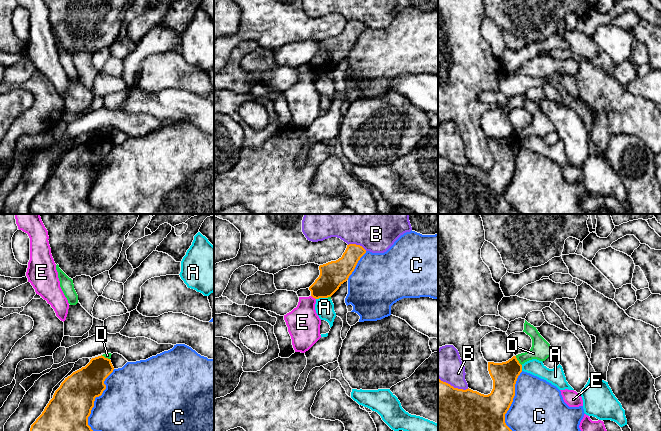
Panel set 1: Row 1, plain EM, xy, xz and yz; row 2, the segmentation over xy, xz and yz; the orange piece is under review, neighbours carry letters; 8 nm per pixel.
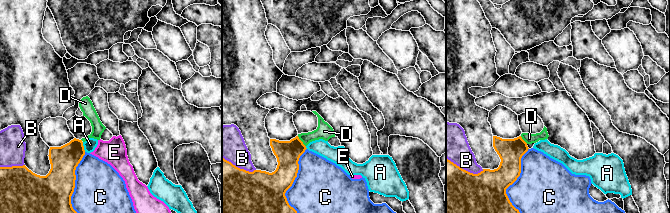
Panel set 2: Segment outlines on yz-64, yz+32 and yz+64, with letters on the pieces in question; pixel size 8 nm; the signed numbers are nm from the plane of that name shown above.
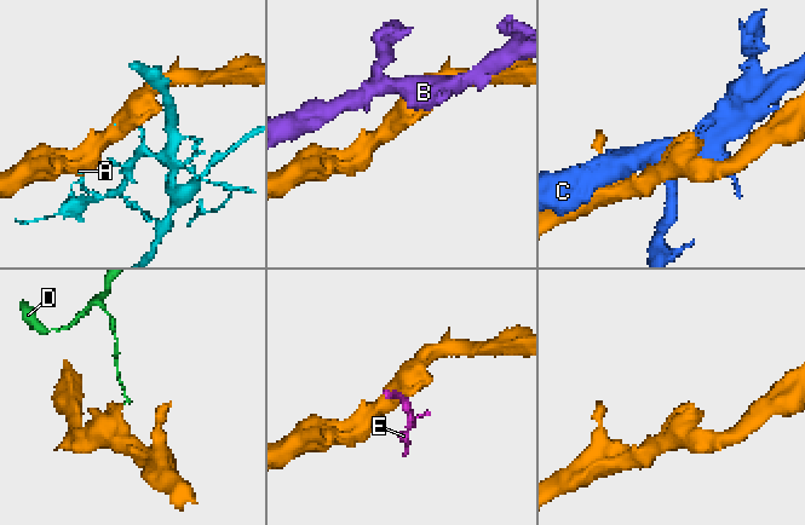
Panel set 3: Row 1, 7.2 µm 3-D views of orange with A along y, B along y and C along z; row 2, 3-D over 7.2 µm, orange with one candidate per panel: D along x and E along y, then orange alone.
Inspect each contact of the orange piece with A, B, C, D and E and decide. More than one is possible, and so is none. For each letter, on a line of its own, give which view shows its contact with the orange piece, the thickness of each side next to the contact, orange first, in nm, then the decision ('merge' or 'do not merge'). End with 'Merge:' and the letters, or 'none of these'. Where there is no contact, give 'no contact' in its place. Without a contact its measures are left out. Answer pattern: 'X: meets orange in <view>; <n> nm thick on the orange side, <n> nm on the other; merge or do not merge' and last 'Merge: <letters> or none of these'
A: meets orange in xz; 200 nm thick on the orange side, 150 nm on the other; do not merge
B: meets orange in xz; 170 nm thick on the orange side, 240 nm on the other; do not merge
C: meets orange in xy; 360 nm thick on the orange side, 460 nm on the other; do not merge
D: meets orange in yz; 200 nm thick on the orange side, 160 nm on the other; do not merge
E: meets orange in xz; 200 nm thick on the orange side, 260 nm on the other; do not merge
Merge: none of these

